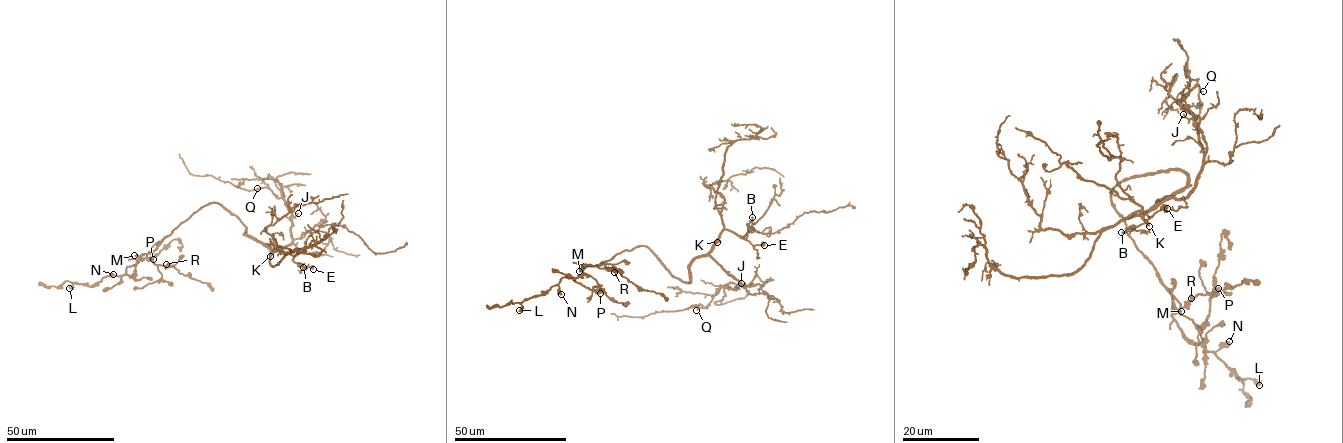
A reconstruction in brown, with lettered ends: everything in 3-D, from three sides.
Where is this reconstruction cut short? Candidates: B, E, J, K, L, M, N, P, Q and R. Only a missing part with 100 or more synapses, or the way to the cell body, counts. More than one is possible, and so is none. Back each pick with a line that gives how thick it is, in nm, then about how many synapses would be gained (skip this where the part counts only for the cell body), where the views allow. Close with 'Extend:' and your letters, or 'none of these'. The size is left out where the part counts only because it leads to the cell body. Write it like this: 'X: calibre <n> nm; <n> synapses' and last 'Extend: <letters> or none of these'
K: calibre 400 nm; 400 synapses
Extend: K

